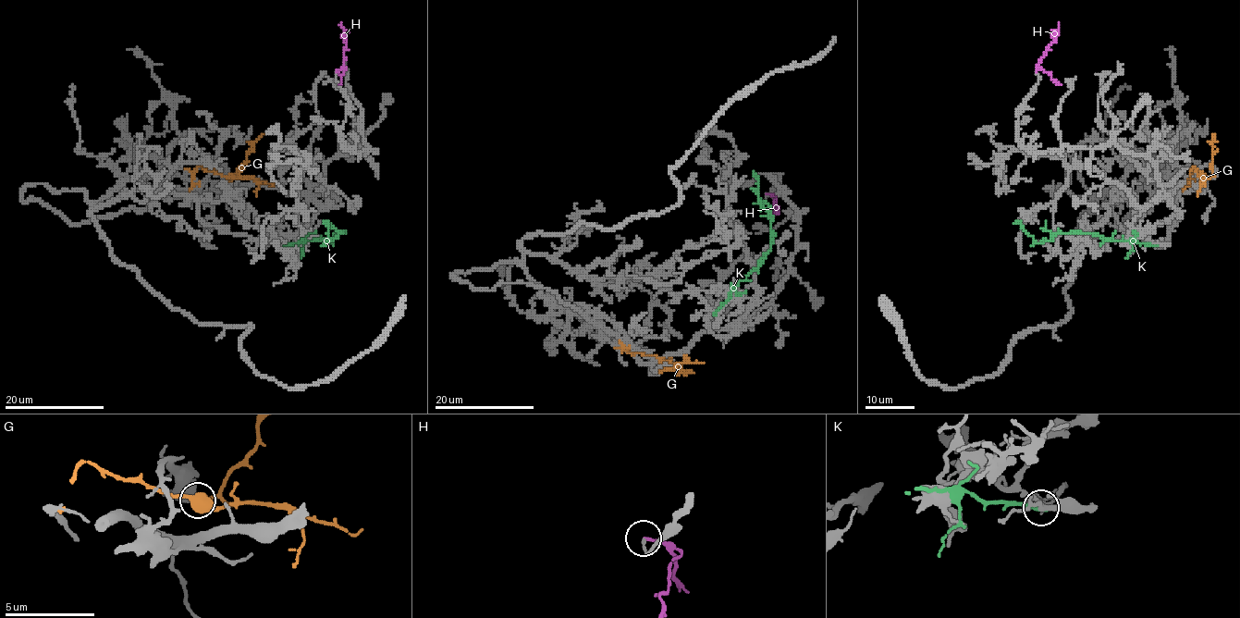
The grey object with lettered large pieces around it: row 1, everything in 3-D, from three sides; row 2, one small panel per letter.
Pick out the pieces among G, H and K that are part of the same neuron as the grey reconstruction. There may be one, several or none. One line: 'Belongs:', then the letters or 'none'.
Belongs: none

